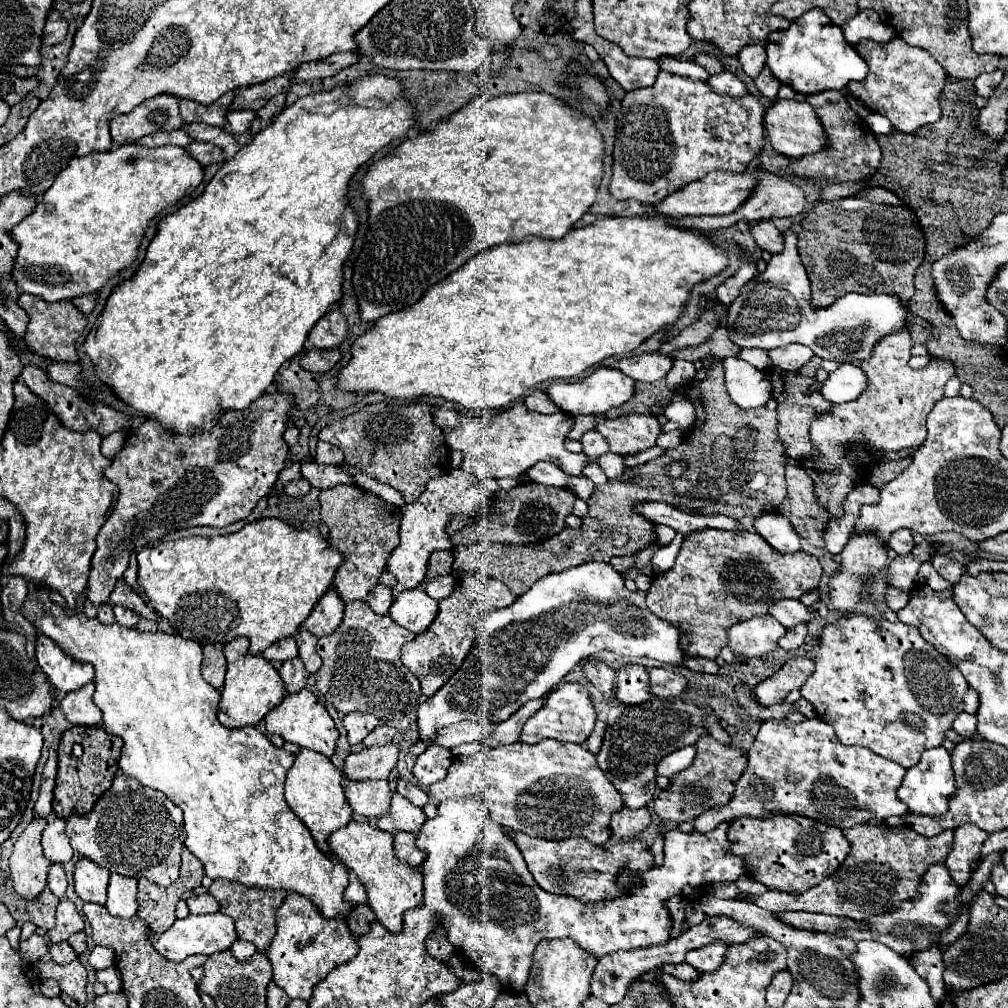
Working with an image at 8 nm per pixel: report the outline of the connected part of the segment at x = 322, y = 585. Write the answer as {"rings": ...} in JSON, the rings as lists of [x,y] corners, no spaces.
{"rings":[[[260,519],[260,521],[252,521],[246,523],[240,531],[230,533],[230,535],[216,535],[216,537],[186,537],[186,539],[178,539],[178,541],[164,541],[156,547],[146,547],[138,553],[138,583],[144,589],[146,597],[150,599],[154,611],[164,617],[184,639],[192,639],[198,641],[200,645],[226,645],[230,641],[234,641],[236,637],[248,637],[250,639],[250,653],[252,655],[260,655],[266,647],[274,645],[276,641],[284,639],[284,637],[292,637],[298,627],[306,621],[306,617],[310,615],[312,607],[318,603],[318,599],[322,597],[322,593],[332,585],[332,577],[336,567],[340,565],[342,555],[338,551],[332,551],[328,541],[318,533],[316,527],[308,527],[308,529],[296,529],[286,525],[280,519]]]}

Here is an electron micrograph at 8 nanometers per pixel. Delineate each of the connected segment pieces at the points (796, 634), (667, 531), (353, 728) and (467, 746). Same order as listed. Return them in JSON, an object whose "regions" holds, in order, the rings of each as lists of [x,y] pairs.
{"regions":[[[[796,625],[796,627],[788,629],[786,635],[780,639],[780,647],[786,649],[786,651],[790,651],[790,649],[798,649],[800,645],[806,643],[806,635],[808,635],[806,625]]],[[[658,525],[656,535],[658,535],[658,545],[668,545],[676,537],[676,531],[668,525]]],[[[348,713],[344,719],[342,719],[346,731],[348,731],[348,743],[350,745],[356,745],[356,743],[362,743],[362,739],[374,729],[378,727],[378,719],[374,715],[368,715],[368,713]]],[[[480,742],[465,743],[453,748],[451,751],[454,757],[469,756],[480,751],[481,747],[482,746]]]]}

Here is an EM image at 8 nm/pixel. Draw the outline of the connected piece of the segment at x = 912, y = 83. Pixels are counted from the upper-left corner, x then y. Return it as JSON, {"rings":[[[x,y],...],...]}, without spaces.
{"rings":[[[894,37],[884,45],[866,39],[856,45],[856,51],[870,67],[864,81],[848,83],[848,91],[860,103],[870,111],[888,117],[890,123],[904,133],[914,133],[918,127],[940,119],[938,97],[946,81],[946,71],[932,55],[928,55],[928,51],[910,47],[900,37]]]}

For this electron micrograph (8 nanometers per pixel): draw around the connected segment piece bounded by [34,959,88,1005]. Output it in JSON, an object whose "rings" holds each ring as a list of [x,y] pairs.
{"rings":[[[74,959],[72,963],[68,965],[58,965],[54,961],[36,961],[34,963],[34,971],[36,975],[40,975],[42,979],[56,979],[60,983],[60,989],[70,995],[74,1001],[78,1003],[86,1003],[86,993],[84,993],[84,987],[86,987],[86,967]]]}

